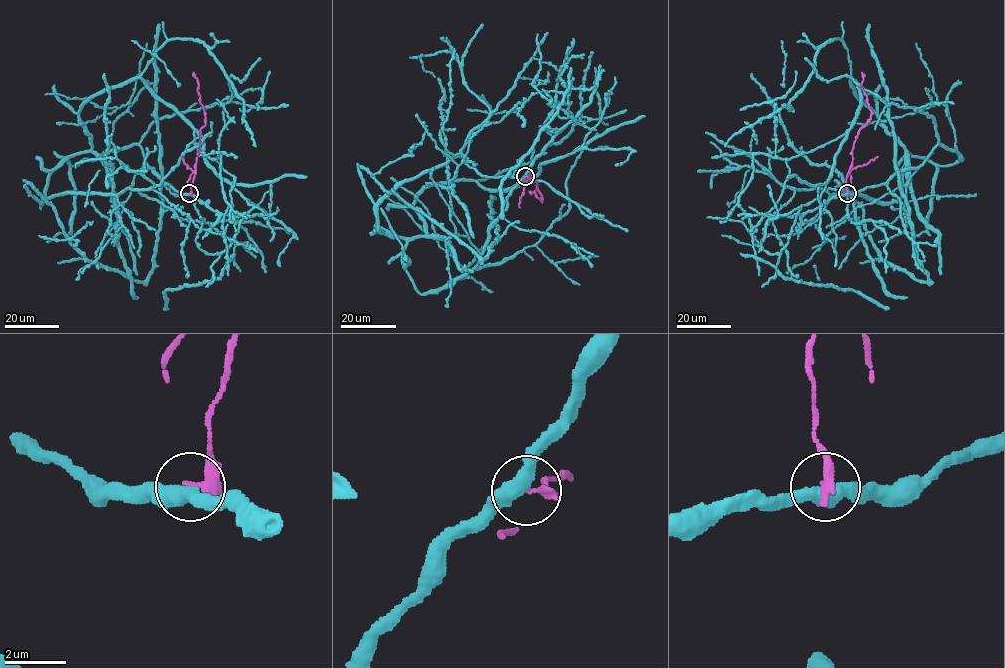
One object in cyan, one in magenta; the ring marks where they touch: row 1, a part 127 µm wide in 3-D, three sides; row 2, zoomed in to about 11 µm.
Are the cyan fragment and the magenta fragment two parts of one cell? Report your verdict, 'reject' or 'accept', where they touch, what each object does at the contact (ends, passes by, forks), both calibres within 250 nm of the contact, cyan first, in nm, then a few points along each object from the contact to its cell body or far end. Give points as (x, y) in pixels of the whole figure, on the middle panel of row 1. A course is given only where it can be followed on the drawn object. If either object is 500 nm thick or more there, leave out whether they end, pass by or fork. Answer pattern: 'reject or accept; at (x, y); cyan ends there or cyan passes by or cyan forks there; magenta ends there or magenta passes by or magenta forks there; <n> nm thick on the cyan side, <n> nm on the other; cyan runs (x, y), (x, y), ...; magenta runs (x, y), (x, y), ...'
reject; at (525, 176); cyan passes by; magenta ends there; 440 nm thick on the cyan side, 380 nm on the other; cyan runs (526, 176), (478, 263), (421, 294), (414, 198), (525, 183), (565, 65), (503, 218); magenta runs (526, 176), (529, 175), (537, 183), (542, 200), (535, 190), (530, 191)

